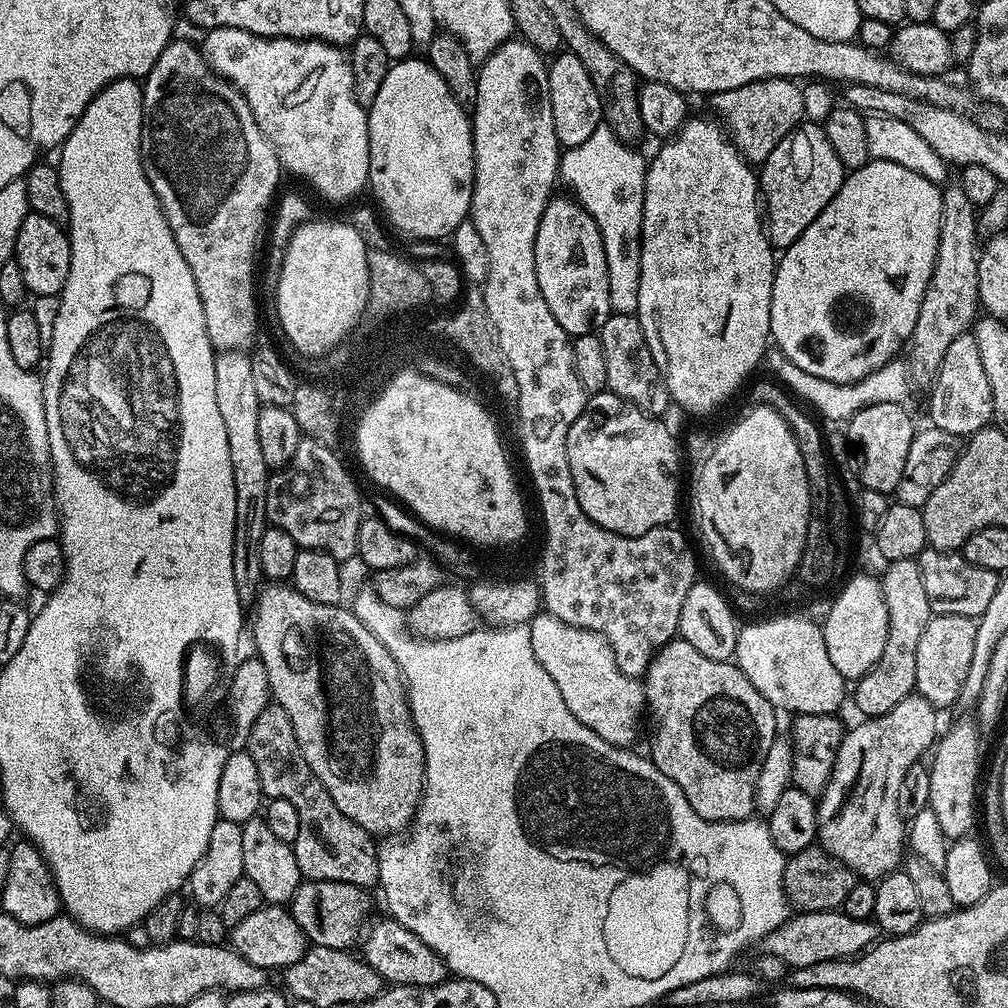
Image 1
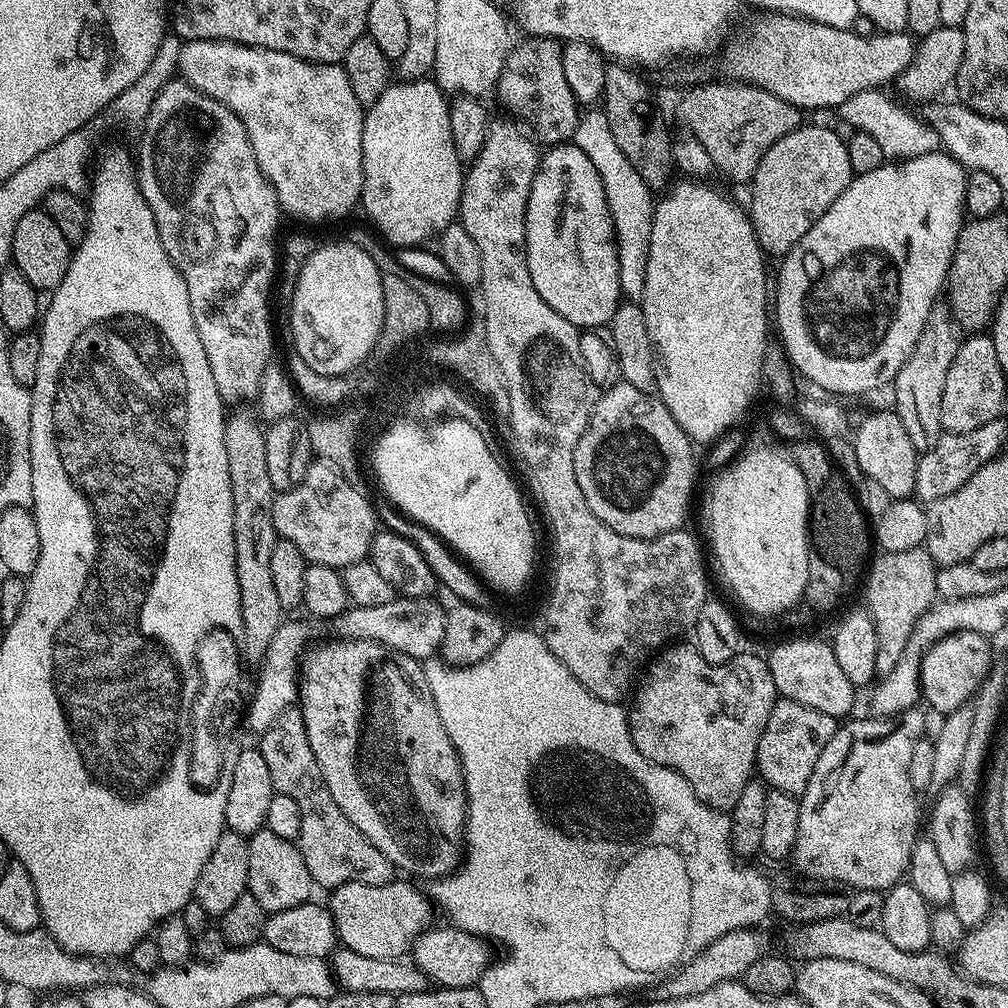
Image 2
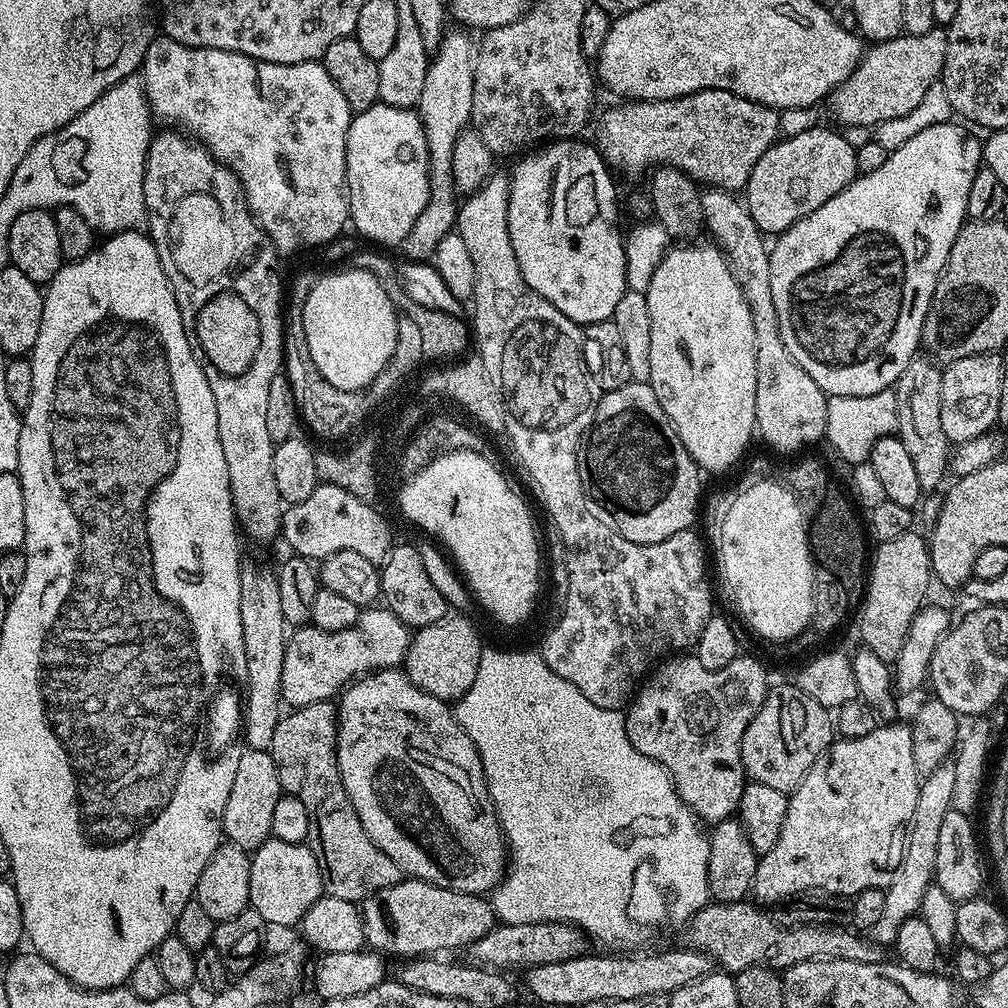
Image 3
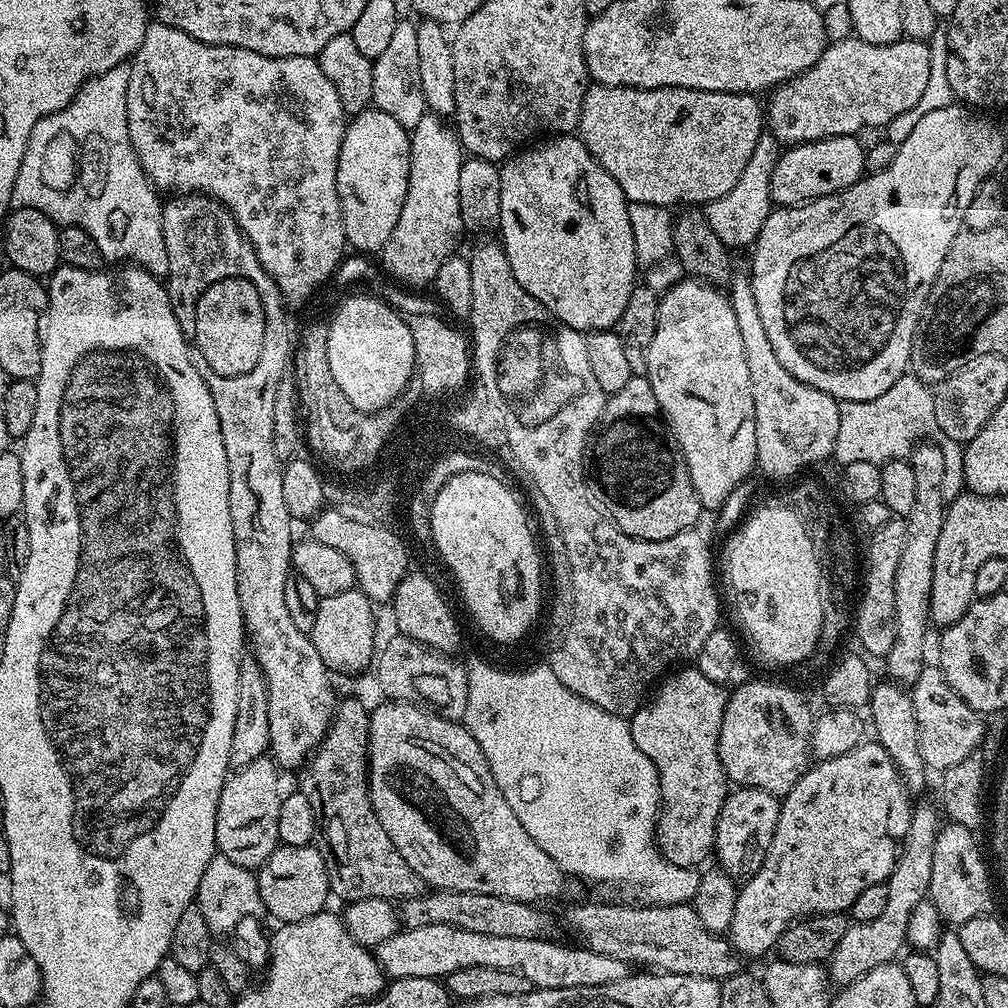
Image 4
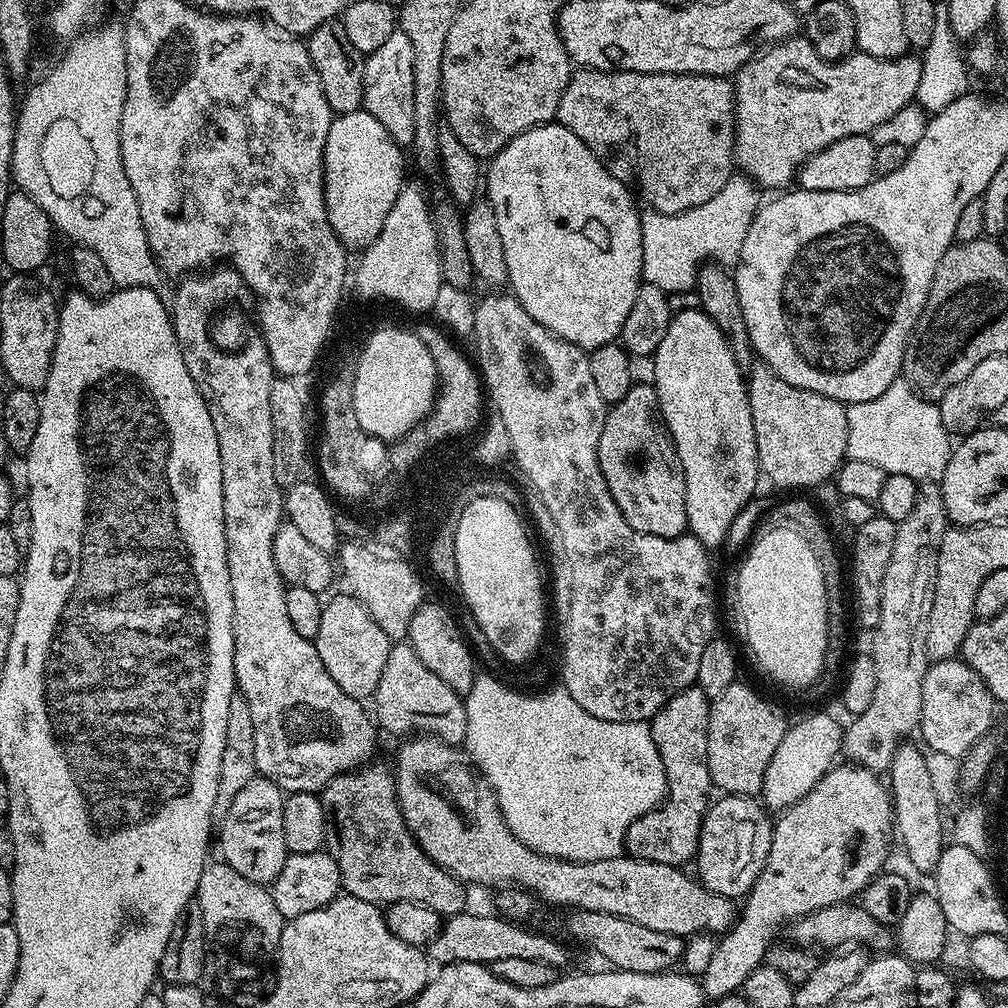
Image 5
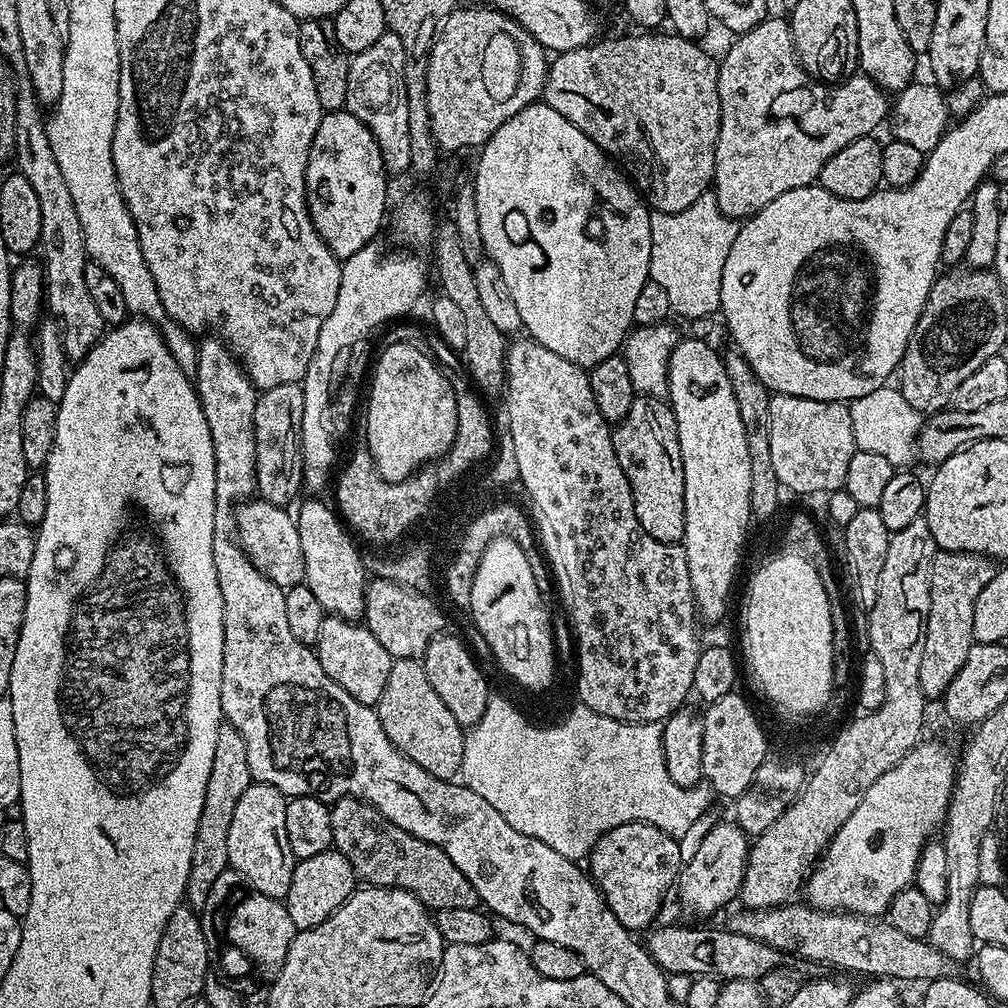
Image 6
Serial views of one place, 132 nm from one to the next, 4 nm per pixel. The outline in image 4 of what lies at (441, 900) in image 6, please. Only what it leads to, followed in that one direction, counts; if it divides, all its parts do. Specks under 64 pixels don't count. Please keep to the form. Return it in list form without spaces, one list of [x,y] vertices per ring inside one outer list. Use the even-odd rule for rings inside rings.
[[[348,696],[339,701],[336,706],[335,712],[332,713],[332,725],[328,727],[328,732],[324,735],[324,741],[320,743],[319,748],[316,749],[315,752],[312,753],[310,759],[303,765],[302,773],[304,772],[304,777],[301,778],[300,784],[298,784],[298,791],[302,794],[306,794],[306,798],[310,798],[310,806],[314,806],[314,818],[316,819],[316,831],[318,833],[318,847],[320,853],[322,854],[322,858],[326,862],[326,874],[328,875],[328,887],[330,889],[331,895],[333,897],[336,896],[340,900],[344,900],[343,902],[351,902],[353,900],[361,900],[362,898],[382,898],[383,900],[391,900],[393,902],[403,902],[406,900],[412,900],[416,896],[423,896],[426,891],[426,885],[422,878],[418,878],[418,874],[414,874],[414,870],[410,870],[410,865],[406,863],[406,858],[402,858],[402,854],[398,854],[398,850],[394,846],[394,842],[390,842],[390,834],[386,834],[386,829],[382,827],[382,822],[378,822],[378,814],[374,814],[374,806],[370,802],[370,794],[368,793],[368,717],[370,715],[369,705],[364,705],[362,701],[359,700],[356,696]]]

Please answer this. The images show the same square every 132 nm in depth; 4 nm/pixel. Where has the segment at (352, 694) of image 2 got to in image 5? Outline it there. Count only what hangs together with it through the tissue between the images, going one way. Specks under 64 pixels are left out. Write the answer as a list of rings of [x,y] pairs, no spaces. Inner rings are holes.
[[[416,734],[411,738],[405,739],[404,744],[396,752],[396,768],[394,764],[394,779],[396,781],[396,801],[402,810],[402,818],[404,824],[412,832],[413,838],[418,842],[418,846],[425,852],[431,860],[438,866],[442,866],[449,874],[455,876],[461,882],[472,884],[485,884],[491,890],[500,890],[505,886],[519,888],[533,897],[545,900],[548,904],[565,904],[565,909],[579,910],[582,912],[601,912],[602,914],[614,914],[618,918],[626,918],[630,922],[638,922],[638,926],[647,926],[649,930],[662,930],[662,934],[674,934],[675,936],[682,936],[685,938],[692,937],[696,933],[711,933],[723,934],[731,928],[738,915],[738,908],[729,897],[719,896],[714,894],[710,889],[705,888],[700,883],[699,879],[690,877],[684,873],[683,867],[675,864],[663,864],[662,862],[650,862],[649,860],[639,860],[627,854],[621,854],[614,858],[602,858],[594,862],[574,862],[573,860],[560,860],[556,856],[543,856],[534,850],[530,850],[530,846],[526,846],[515,834],[510,830],[510,826],[506,826],[506,822],[500,813],[500,807],[496,801],[496,795],[493,794],[491,788],[481,777],[480,773],[476,771],[475,767],[470,763],[467,755],[455,744],[443,744],[442,741],[437,740],[435,736],[427,734]]]

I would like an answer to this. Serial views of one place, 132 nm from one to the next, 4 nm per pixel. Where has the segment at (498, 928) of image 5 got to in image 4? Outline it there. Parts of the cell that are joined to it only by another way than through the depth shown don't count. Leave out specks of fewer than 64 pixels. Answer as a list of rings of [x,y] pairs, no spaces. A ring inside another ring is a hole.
[[[449,924],[414,926],[394,933],[374,950],[381,968],[389,977],[446,978],[466,966],[494,966],[494,970],[510,970],[522,974],[533,989],[581,988],[582,986],[606,986],[618,982],[630,974],[630,966],[610,954],[598,954],[594,950],[572,944],[556,944],[555,939],[505,938],[495,934],[478,934],[474,930],[462,930]]]

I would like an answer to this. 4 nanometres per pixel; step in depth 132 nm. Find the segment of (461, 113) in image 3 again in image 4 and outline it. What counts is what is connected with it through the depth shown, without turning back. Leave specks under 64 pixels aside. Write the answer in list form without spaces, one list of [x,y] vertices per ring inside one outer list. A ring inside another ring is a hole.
[[[425,114],[418,126],[410,130],[410,178],[406,186],[406,202],[398,214],[398,226],[382,249],[384,272],[412,290],[431,285],[438,274],[438,266],[457,251],[460,232],[465,231],[462,214],[458,210],[458,170],[462,170],[466,153],[460,147],[455,127],[442,116]]]

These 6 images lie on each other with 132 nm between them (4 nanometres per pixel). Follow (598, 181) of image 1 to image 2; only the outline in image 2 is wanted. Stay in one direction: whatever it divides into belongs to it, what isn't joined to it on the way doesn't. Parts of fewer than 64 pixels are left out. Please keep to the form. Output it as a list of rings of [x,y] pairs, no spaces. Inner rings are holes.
[[[588,110],[581,115],[578,126],[574,130],[571,143],[578,146],[578,150],[582,150],[582,154],[586,154],[586,158],[590,158],[590,162],[594,162],[594,170],[598,170],[598,178],[602,178],[602,190],[606,190],[606,206],[610,206],[610,218],[614,222],[614,230],[616,231],[616,253],[618,254],[618,282],[620,283],[620,294],[625,301],[640,302],[644,298],[644,287],[646,286],[646,262],[650,254],[650,230],[652,229],[652,209],[654,207],[654,192],[646,186],[646,182],[642,182],[638,170],[634,170],[634,166],[630,166],[630,161],[626,159],[626,154],[622,154],[622,150],[618,150],[618,142],[614,142],[614,133],[610,131],[610,122],[606,122],[606,114],[603,110]]]

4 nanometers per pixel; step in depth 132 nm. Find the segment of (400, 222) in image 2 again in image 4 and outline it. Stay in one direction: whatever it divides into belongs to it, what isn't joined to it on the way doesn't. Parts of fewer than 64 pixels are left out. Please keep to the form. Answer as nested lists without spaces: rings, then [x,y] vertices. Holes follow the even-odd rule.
[[[365,110],[355,113],[347,121],[342,146],[338,154],[338,202],[342,210],[344,239],[357,253],[379,253],[386,246],[394,226],[398,226],[398,214],[402,214],[402,202],[406,202],[406,186],[410,178],[409,129],[398,126],[394,118],[385,112]]]

